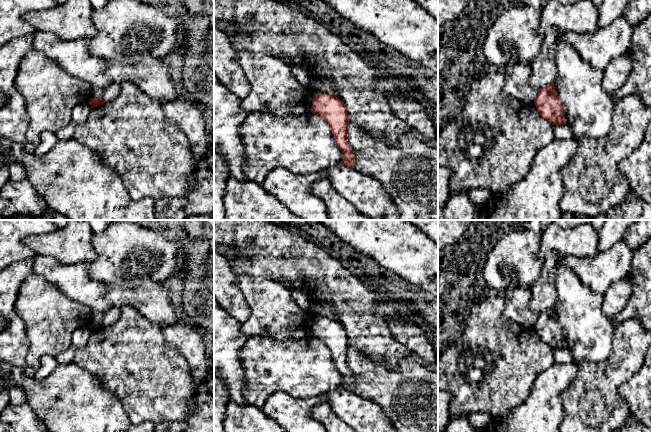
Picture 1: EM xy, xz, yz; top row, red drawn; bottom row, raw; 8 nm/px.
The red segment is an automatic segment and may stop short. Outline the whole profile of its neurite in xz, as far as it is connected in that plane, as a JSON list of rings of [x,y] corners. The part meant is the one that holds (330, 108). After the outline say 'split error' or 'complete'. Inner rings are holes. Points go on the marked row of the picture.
[[[314,92],[311,112],[316,115],[319,115],[330,126],[333,138],[343,153],[343,158],[341,163],[349,168],[354,169],[354,163],[355,163],[354,152],[347,142],[349,114],[347,112],[345,104],[337,96],[332,96],[327,93]]] | complete

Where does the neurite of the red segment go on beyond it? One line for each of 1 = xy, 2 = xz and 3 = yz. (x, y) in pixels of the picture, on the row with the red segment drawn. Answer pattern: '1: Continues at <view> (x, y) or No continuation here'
1: No continuation here
2: No continuation here
3: No continuation here

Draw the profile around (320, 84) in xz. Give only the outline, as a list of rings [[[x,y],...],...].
[[[309,74],[310,87],[316,93],[327,93],[336,96],[336,88],[330,77]]]

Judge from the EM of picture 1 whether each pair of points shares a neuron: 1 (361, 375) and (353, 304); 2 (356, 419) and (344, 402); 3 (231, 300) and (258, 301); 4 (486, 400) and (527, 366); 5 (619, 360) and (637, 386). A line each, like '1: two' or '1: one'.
1: two
2: one
3: two
4: one
5: two

